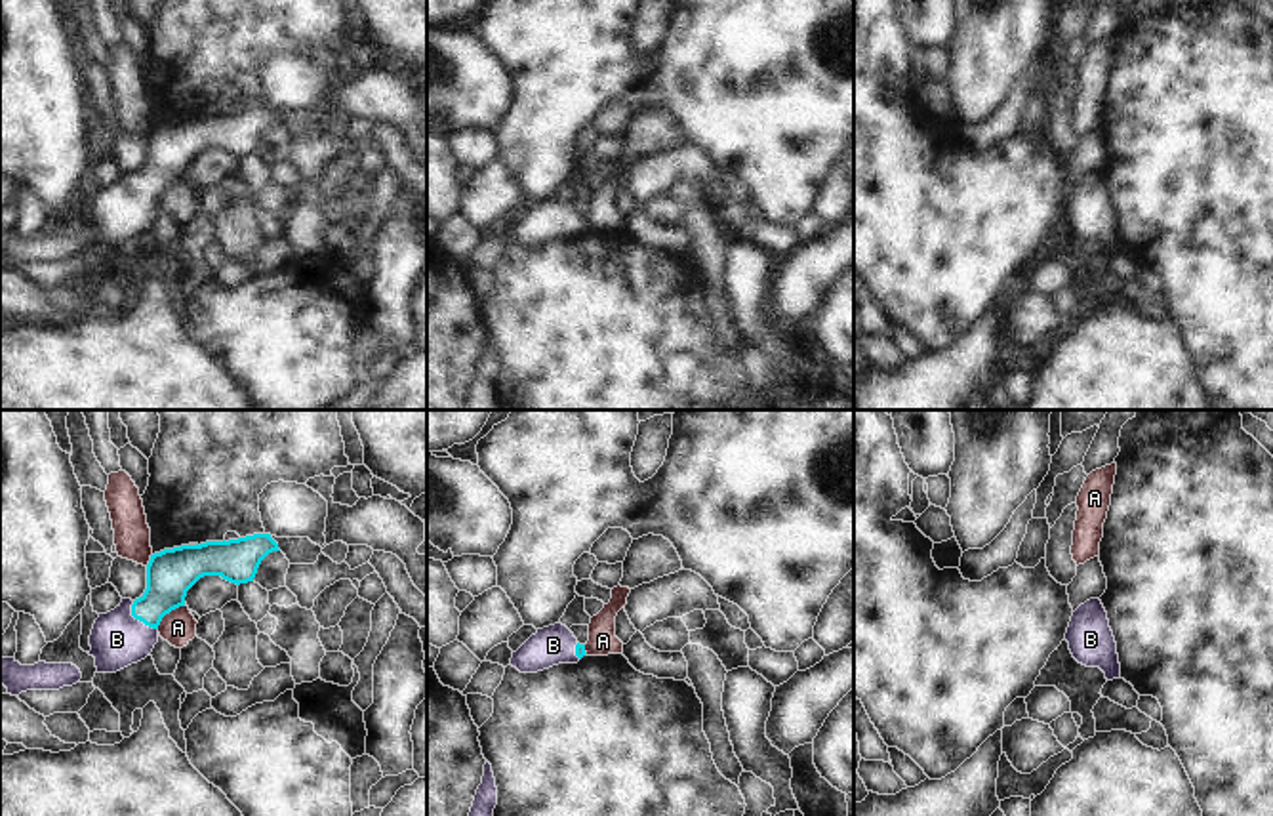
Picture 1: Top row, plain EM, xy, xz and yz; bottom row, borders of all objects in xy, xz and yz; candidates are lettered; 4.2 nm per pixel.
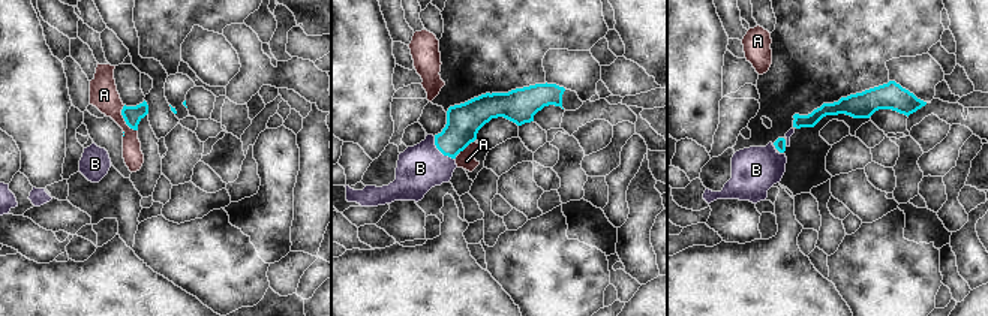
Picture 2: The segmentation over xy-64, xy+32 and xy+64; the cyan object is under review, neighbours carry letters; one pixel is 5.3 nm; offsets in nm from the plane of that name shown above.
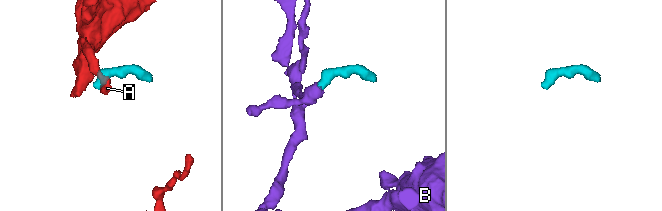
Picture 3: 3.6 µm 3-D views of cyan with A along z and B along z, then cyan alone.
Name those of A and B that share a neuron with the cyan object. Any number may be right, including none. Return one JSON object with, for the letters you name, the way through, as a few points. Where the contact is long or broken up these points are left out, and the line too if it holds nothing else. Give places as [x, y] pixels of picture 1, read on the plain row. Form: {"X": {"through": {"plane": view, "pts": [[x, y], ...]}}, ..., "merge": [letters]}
{"B": {"through": {"plane": "xy", "pts": [[172, 145], [166, 163], [138, 191], [117, 212]]}}, "merge": ["B"]}

